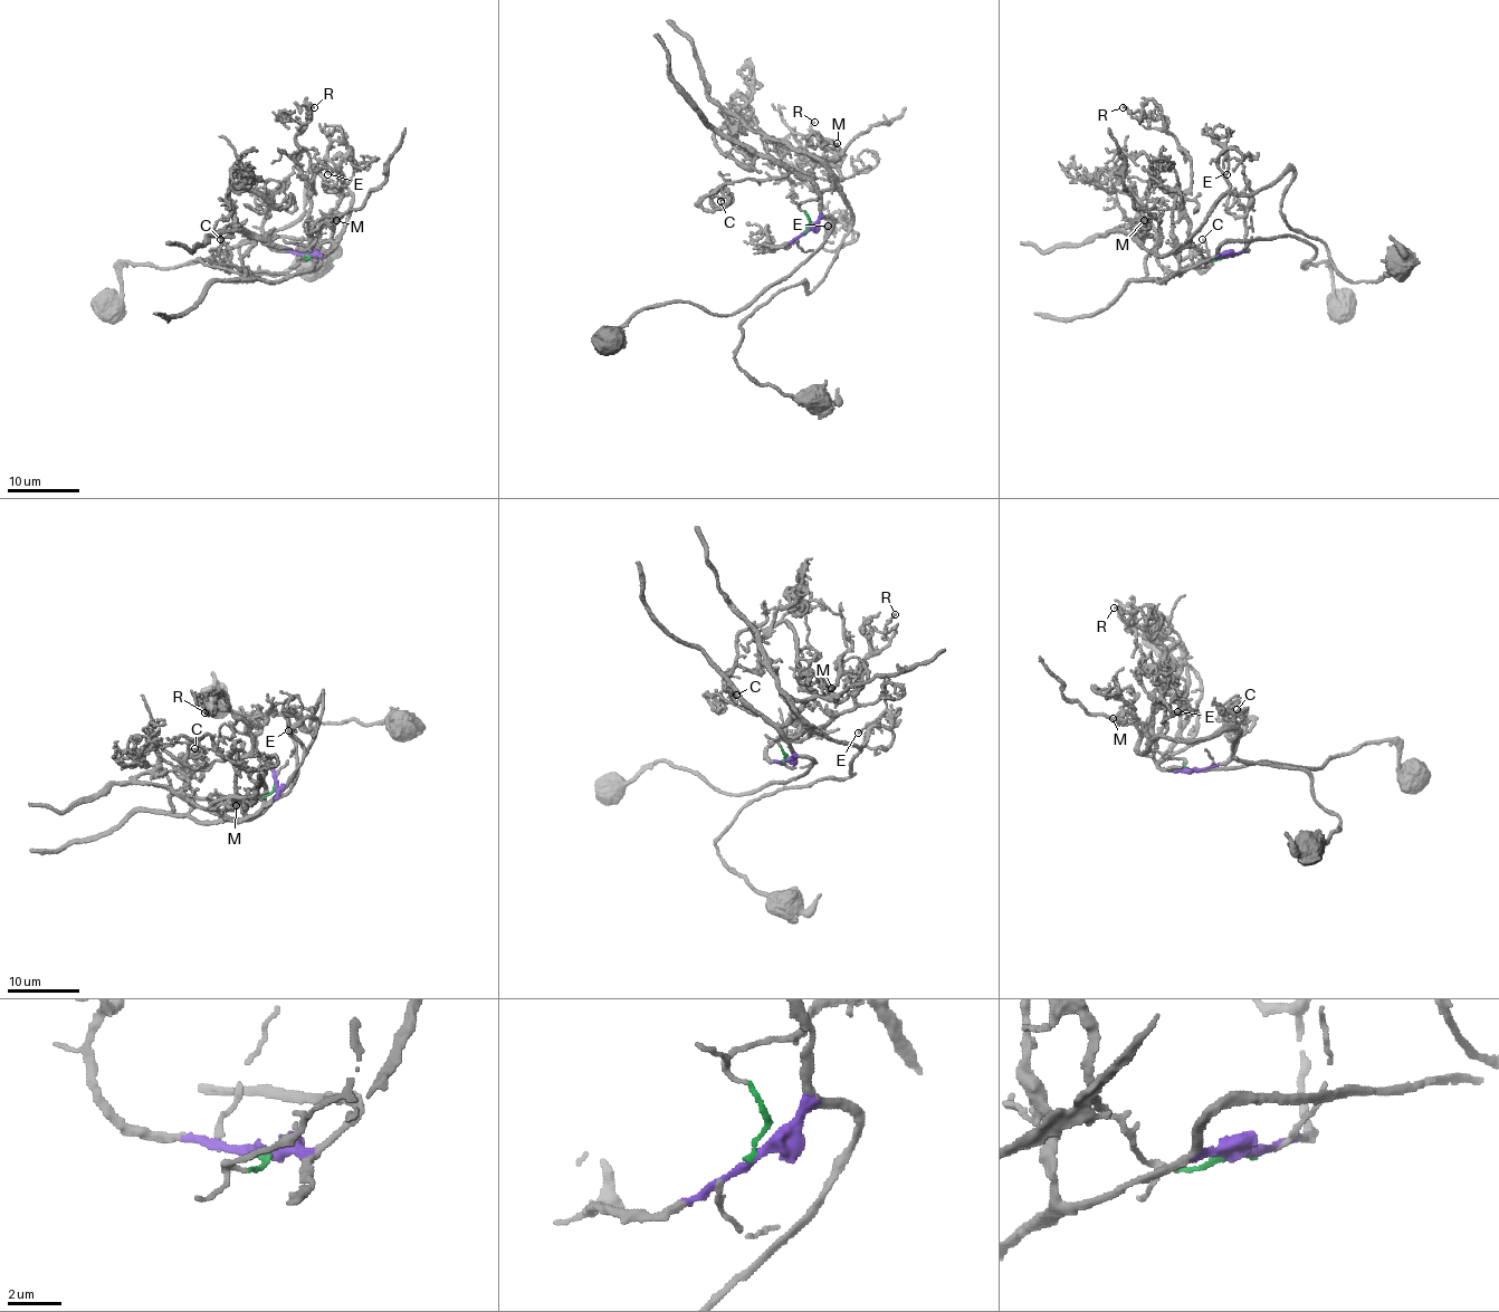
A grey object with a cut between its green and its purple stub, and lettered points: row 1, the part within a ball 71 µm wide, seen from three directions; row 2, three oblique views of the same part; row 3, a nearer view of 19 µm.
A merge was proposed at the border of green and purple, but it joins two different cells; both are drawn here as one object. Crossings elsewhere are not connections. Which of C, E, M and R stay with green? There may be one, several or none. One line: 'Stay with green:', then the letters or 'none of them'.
Stay with green: E, M

